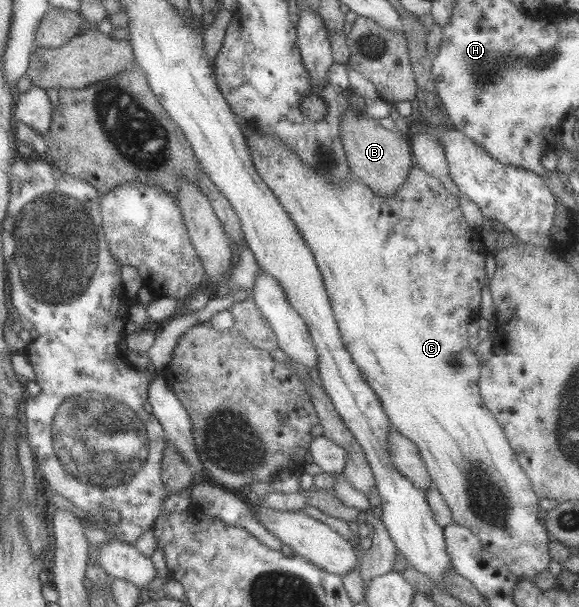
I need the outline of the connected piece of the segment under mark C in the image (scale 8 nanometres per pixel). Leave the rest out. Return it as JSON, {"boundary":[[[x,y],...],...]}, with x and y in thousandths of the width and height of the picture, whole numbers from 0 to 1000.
{"boundary":[[[428,201],[420,216],[423,216],[434,245],[437,245],[440,272],[444,272],[447,285],[454,288],[454,295],[478,318],[492,343],[503,351],[509,367],[515,369],[516,379],[537,404],[541,418],[547,425],[549,442],[561,461],[563,481],[568,484],[572,498],[575,498],[577,521],[582,524],[591,560],[596,563],[598,573],[604,577],[613,600],[625,610],[632,626],[651,649],[655,664],[668,679],[677,703],[706,725],[712,725],[724,738],[737,774],[744,781],[748,801],[763,814],[769,827],[775,832],[784,860],[810,870],[808,873],[824,883],[829,896],[834,896],[858,919],[872,926],[881,942],[893,949],[895,957],[917,956],[917,959],[922,959],[927,946],[948,939],[948,926],[953,921],[948,913],[948,896],[955,888],[946,880],[945,868],[941,868],[936,855],[931,853],[931,843],[936,842],[931,835],[933,820],[926,811],[921,811],[921,801],[917,801],[910,781],[900,774],[889,743],[883,738],[877,722],[872,722],[862,695],[851,689],[851,682],[841,675],[836,661],[831,657],[826,636],[826,626],[829,624],[827,590],[824,590],[822,583],[817,583],[819,577],[810,570],[813,554],[807,544],[810,527],[817,527],[829,514],[831,481],[843,461],[838,442],[839,420],[845,414],[834,402],[831,381],[807,371],[793,341],[791,325],[782,323],[779,316],[772,316],[772,310],[762,303],[758,293],[737,287],[731,277],[718,270],[710,275],[699,303],[689,306],[689,313],[679,323],[658,323],[648,320],[646,313],[630,303],[623,293],[617,293],[608,287],[603,293],[589,297],[589,300],[579,300],[579,297],[558,290],[554,283],[544,283],[544,277],[537,277],[537,270],[530,270],[506,244],[496,244],[496,237],[482,237],[482,231],[475,224],[465,224],[454,211],[432,208]]]}

